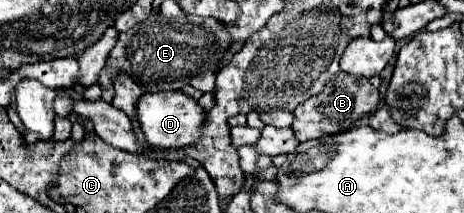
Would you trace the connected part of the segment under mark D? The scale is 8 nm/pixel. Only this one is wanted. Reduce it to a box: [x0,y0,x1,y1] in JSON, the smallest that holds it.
[138,91,206,149]

